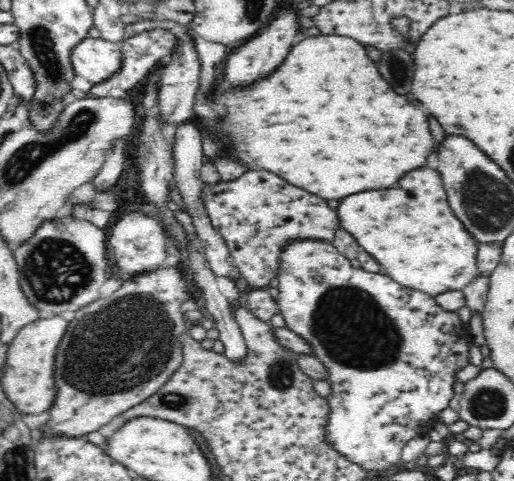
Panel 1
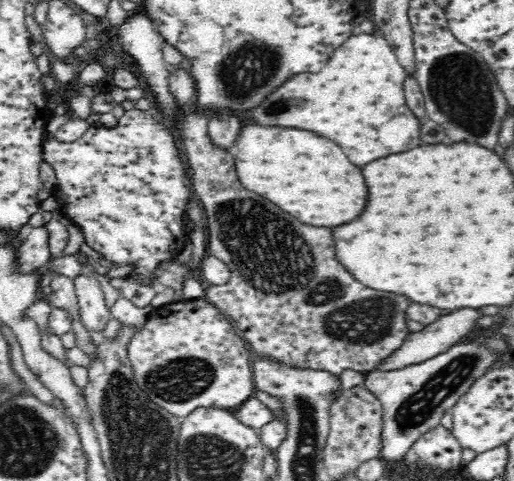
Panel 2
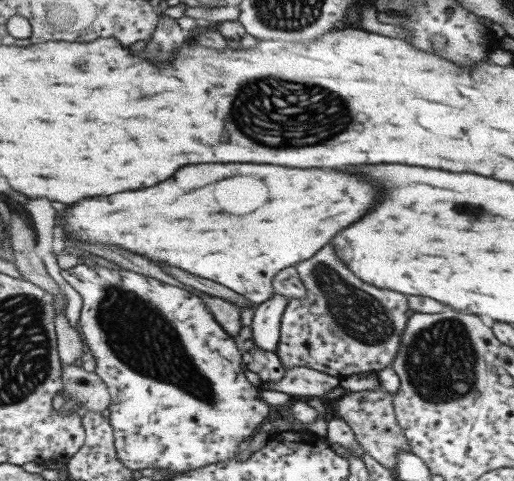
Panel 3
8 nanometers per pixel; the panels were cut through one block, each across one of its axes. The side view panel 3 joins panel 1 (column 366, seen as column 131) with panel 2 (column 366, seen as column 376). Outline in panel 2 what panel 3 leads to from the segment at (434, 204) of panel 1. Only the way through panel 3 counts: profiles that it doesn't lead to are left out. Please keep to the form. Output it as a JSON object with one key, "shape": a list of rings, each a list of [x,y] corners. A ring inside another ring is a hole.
{"shape":[[[246,125],[236,137],[233,151],[239,181],[302,224],[336,228],[358,218],[368,204],[362,170],[350,164],[338,144],[308,130]]]}

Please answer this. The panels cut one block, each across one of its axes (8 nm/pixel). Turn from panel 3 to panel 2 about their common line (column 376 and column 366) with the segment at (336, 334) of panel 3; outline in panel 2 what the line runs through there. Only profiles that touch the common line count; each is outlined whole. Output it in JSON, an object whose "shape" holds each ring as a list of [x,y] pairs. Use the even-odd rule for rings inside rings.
{"shape":[[[198,106],[186,108],[180,115],[182,120],[178,130],[182,134],[184,152],[192,172],[190,187],[206,214],[206,252],[222,259],[231,270],[226,283],[207,285],[204,298],[232,321],[241,338],[248,343],[253,357],[262,361],[272,361],[287,370],[322,370],[322,373],[338,378],[344,370],[366,374],[378,369],[400,351],[411,336],[408,328],[410,298],[374,290],[354,280],[354,276],[336,258],[332,230],[304,226],[266,198],[246,190],[235,169],[233,149],[212,141],[208,133],[208,115]],[[242,200],[258,202],[260,210],[246,210],[246,202]]]}

